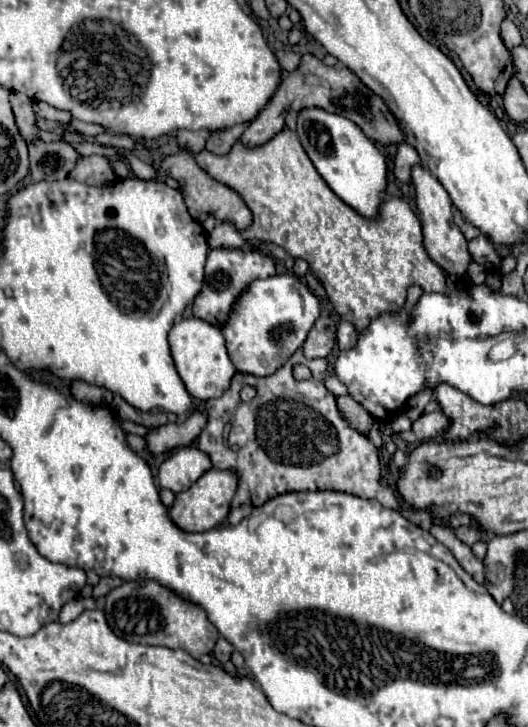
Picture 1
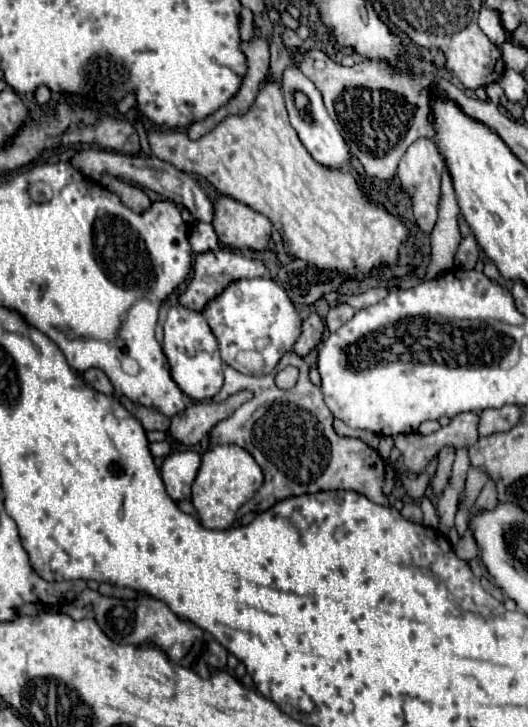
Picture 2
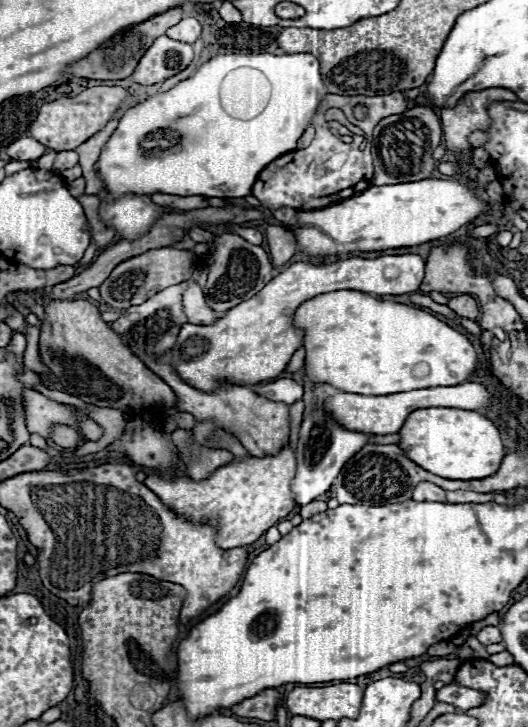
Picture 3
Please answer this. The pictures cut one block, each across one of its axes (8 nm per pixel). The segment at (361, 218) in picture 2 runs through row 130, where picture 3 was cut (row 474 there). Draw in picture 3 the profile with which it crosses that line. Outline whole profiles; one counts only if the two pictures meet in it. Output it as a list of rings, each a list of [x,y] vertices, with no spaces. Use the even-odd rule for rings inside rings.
[[[284,444],[284,448],[274,456],[234,458],[212,472],[212,476],[198,482],[178,472],[166,476],[162,472],[154,472],[144,480],[144,484],[180,516],[194,522],[210,522],[214,526],[220,524],[216,542],[220,548],[228,550],[256,542],[270,526],[278,524],[294,510],[296,500],[290,490],[294,476],[296,452],[290,444]]]

